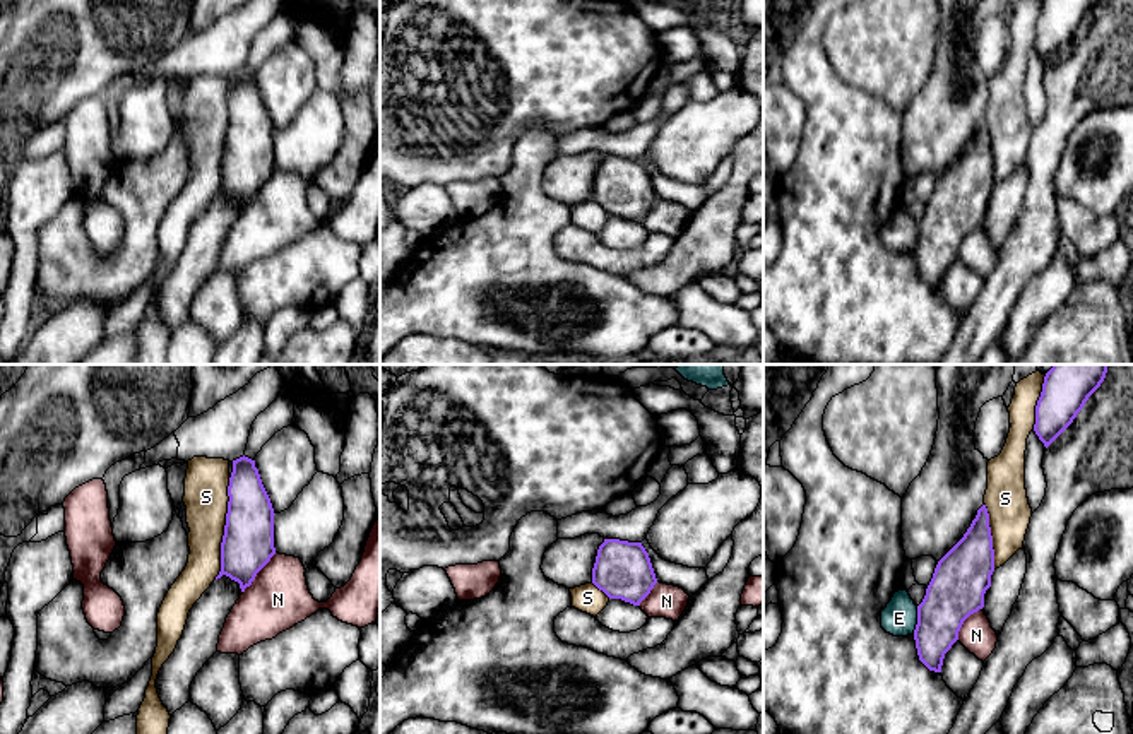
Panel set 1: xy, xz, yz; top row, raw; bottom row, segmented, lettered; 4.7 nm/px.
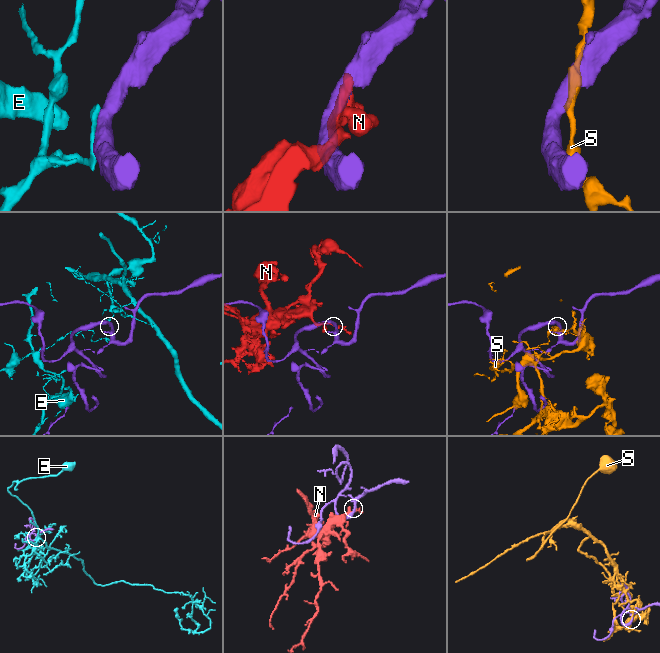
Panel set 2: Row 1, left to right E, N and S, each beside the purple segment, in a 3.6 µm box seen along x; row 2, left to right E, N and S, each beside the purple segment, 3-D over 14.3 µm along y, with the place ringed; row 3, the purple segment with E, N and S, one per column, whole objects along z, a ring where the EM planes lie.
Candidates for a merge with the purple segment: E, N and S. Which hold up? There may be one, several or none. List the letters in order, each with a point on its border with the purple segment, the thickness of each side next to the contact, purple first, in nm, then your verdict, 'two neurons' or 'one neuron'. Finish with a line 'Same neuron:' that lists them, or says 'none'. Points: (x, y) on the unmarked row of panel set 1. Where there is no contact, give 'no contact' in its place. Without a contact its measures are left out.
E: yz (918, 236) | 260/170 nm | two neurons
N: xy (257, 189) | 240/280 nm | two neurons
S: xy (225, 146) | 240/200 nm | two neurons
Same neuron: none

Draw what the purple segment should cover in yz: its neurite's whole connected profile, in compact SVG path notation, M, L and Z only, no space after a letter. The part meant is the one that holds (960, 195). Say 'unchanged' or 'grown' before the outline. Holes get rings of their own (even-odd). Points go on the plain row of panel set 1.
grown; M986 121L977 127L976 135L964 154L938 178L922 219L917 222L917 241L914 257L919 277L934 289L941 289L945 270L958 257L964 238L984 228L991 245L1000 253L1027 190L1025 166L1018 166L1003 183L994 183L993 152Z

